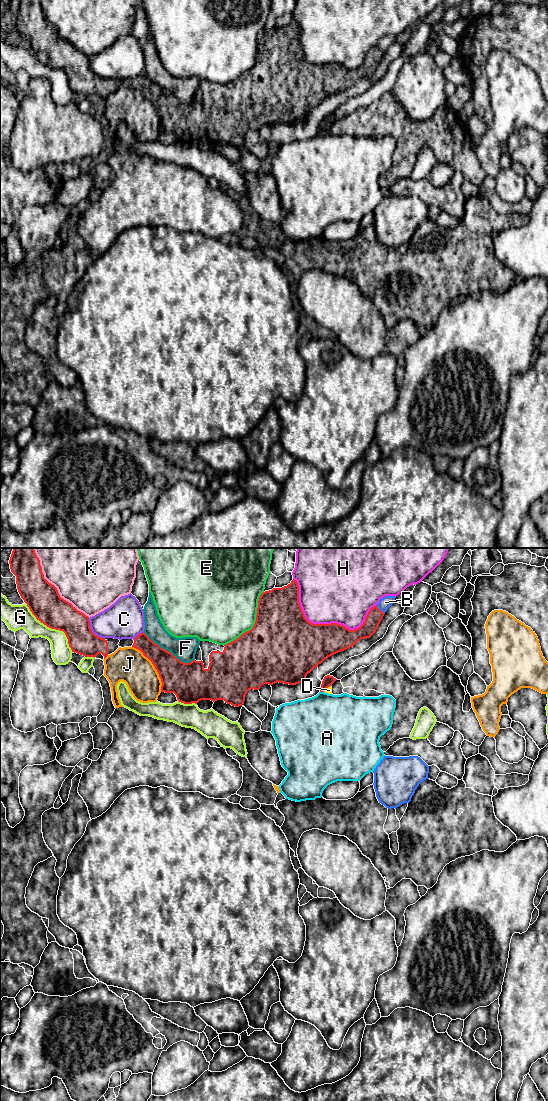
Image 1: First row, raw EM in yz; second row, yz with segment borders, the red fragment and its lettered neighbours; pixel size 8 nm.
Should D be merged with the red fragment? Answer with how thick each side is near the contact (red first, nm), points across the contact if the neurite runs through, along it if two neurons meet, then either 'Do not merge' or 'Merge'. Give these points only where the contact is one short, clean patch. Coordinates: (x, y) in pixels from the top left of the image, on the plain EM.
Thickness 90 nm (red) against 50 nm. Boundary: yz (331, 125), (323, 131). Do not merge

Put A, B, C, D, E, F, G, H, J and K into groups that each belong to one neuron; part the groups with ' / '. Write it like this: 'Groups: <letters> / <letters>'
Groups: A / B / C E / D / F / G / H / J / K

